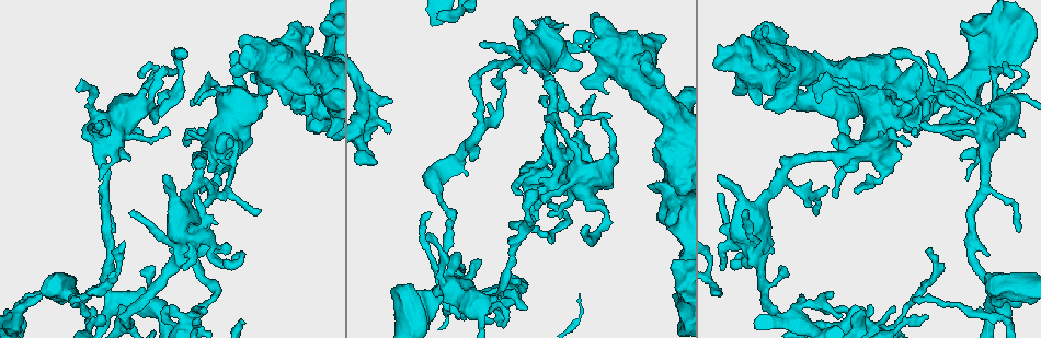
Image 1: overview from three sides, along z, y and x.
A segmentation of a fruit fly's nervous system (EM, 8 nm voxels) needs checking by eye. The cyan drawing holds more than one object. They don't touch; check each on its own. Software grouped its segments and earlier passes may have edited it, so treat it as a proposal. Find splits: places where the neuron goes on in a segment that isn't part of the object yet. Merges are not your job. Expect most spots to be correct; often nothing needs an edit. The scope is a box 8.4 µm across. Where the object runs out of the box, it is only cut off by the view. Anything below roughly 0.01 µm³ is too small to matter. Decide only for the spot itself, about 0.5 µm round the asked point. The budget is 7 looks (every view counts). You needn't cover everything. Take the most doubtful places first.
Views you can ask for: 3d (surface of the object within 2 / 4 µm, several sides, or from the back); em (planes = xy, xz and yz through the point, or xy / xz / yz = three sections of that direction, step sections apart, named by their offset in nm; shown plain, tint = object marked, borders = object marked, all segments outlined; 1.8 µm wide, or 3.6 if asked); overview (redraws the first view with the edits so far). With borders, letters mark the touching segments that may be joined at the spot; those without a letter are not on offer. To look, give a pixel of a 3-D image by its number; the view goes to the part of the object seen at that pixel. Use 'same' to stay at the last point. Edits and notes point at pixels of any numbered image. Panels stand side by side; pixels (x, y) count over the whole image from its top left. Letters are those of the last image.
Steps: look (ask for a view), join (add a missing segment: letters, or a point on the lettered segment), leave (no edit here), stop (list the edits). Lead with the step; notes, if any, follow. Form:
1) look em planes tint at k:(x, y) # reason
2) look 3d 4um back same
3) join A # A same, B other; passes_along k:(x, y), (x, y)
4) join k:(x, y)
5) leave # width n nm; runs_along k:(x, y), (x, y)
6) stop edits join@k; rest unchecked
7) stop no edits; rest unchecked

look 3d 2um back at 1:(226, 160) # thin arm on a thick one

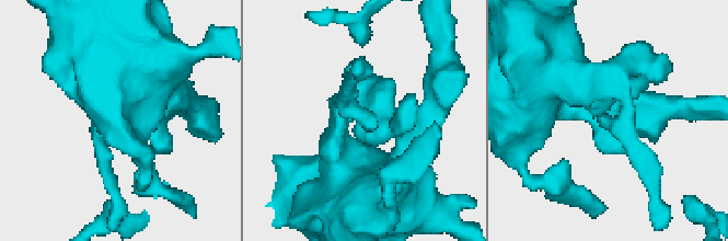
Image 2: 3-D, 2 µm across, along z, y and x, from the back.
look em planes borders at 2:(612, 119)

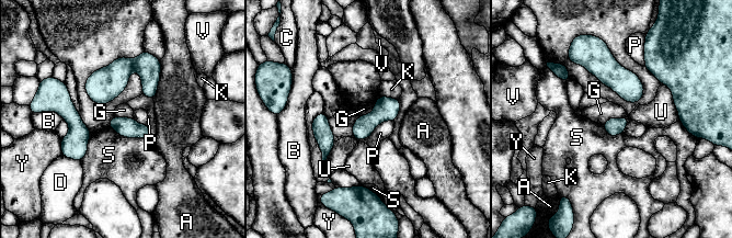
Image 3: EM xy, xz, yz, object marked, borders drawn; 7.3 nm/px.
leave # A other, B other, C other, D other, G other, K other, P other, S other, U other, V other, Y other; no lettered segment goes on from it

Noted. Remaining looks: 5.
look em xy step 8 borders at 1:(916, 120) # touches itself

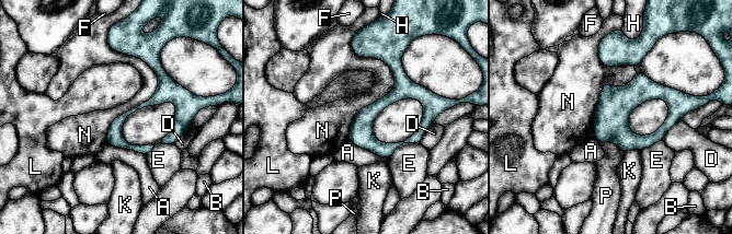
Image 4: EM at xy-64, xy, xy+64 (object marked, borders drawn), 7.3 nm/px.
leave # A other, B other, D other, E other, F other, H other, K other, L other, N other, P other; border 4:(107, 39), (158, 88), (105, 142); none of them fits

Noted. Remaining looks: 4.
look 3d 4um at 1:(65, 290) # sudden change in width

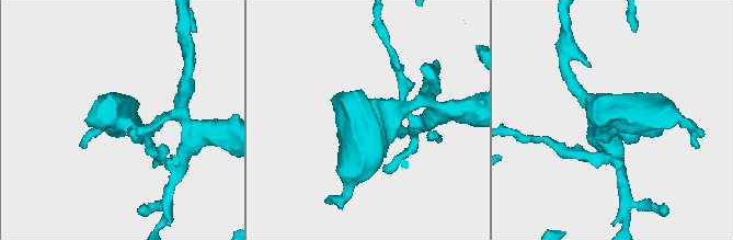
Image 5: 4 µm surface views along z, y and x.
look em planes tint at 5:(631, 119) # arms 3; arm_widths 170, 320, 400 nm; need the tissue

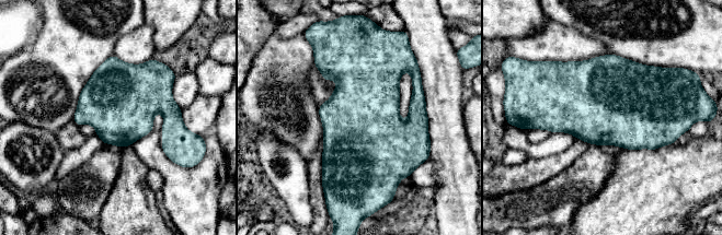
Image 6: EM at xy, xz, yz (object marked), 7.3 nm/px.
look em planes borders same # see the neighbours

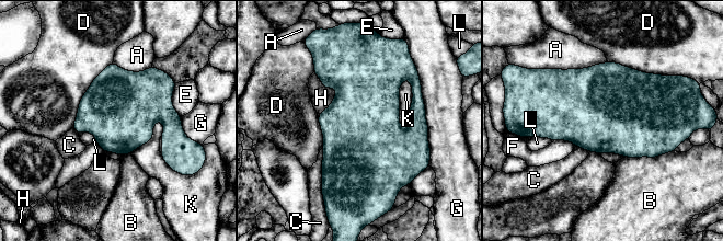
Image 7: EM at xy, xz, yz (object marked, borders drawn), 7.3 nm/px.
leave # width 550 nm; A other, B other, C other, D other, E other, F other, G other, H other, K other, L other; none of them fits

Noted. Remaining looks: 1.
stop no edits; rest unchecked

